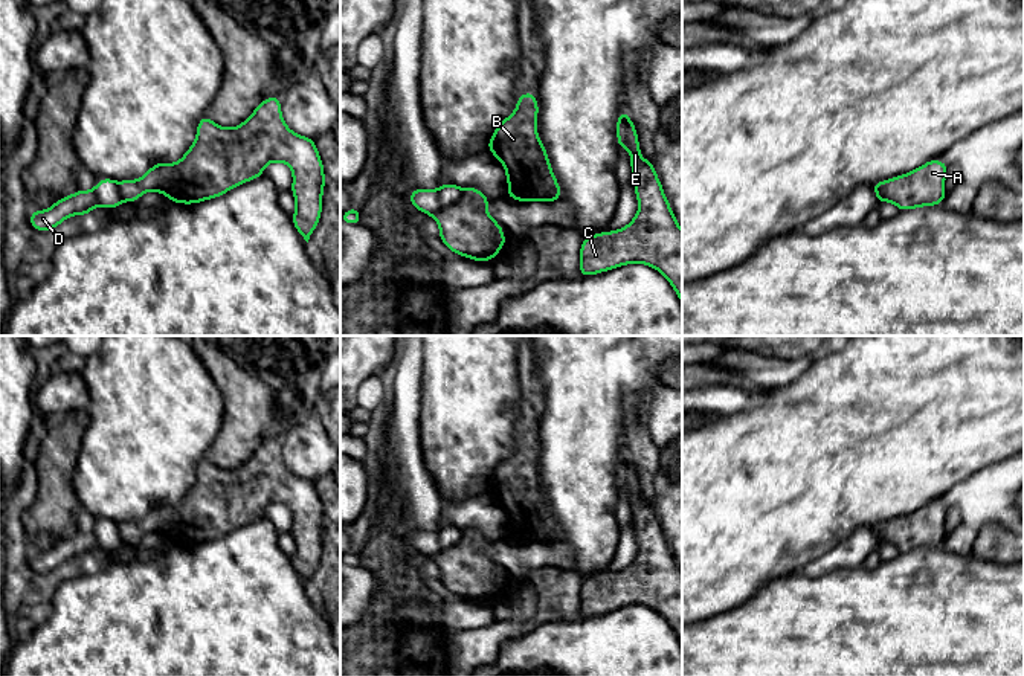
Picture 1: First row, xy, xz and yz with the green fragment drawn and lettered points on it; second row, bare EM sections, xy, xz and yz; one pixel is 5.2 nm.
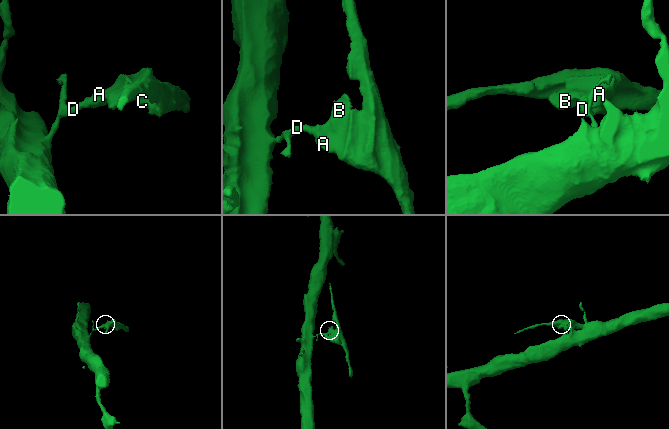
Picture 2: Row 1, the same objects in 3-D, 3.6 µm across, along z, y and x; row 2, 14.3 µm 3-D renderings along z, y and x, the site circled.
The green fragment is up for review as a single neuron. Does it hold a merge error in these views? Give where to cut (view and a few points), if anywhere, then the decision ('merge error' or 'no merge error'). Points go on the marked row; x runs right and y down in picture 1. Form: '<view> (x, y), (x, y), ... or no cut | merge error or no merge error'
xz (463, 189), (463, 194), (454, 203), (432, 214) | merge error

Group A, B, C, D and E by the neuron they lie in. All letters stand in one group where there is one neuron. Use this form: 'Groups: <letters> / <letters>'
Groups: A B C E / D

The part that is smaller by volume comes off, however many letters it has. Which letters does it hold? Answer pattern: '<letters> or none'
A, B, C, E

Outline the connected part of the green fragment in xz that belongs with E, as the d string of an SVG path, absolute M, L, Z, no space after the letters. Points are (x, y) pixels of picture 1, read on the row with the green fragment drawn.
M626 110L618 114L620 150L630 153L639 209L623 229L589 235L580 247L580 276L613 270L624 264L647 264L675 288L682 304L682 229L668 204L653 162L644 160L638 133Z

